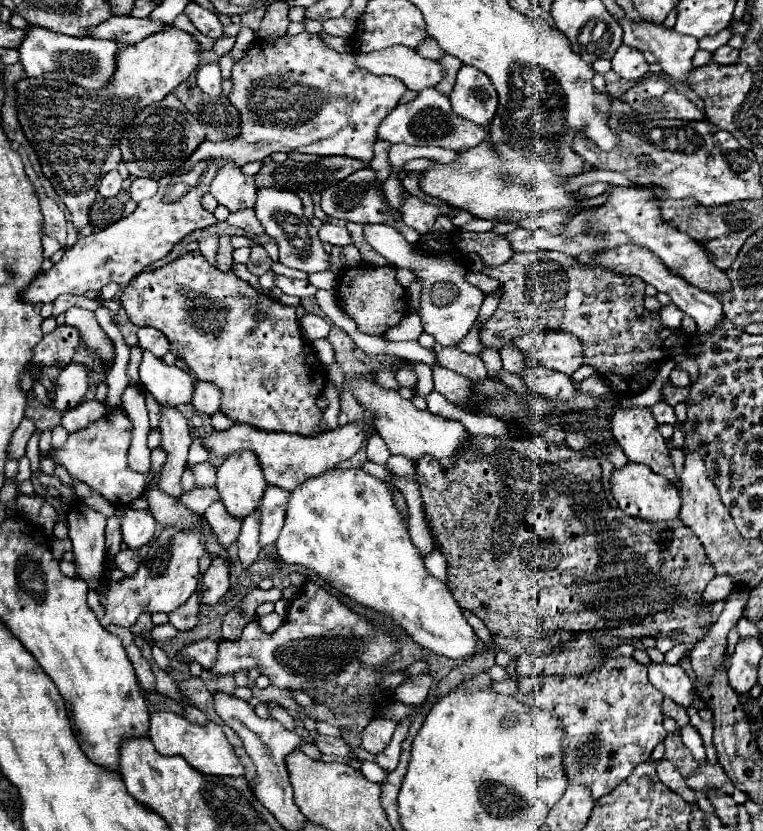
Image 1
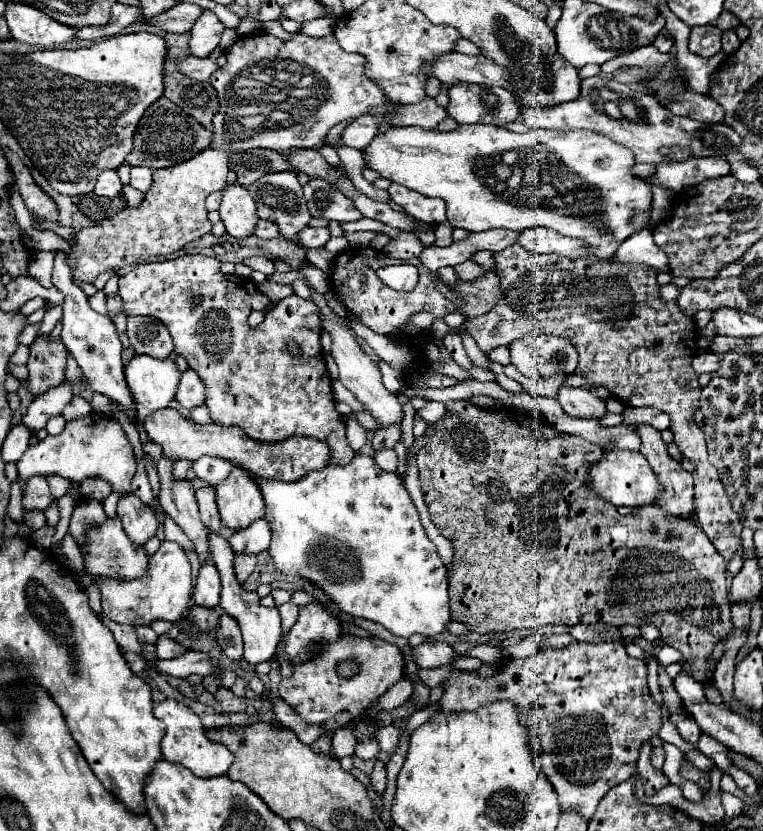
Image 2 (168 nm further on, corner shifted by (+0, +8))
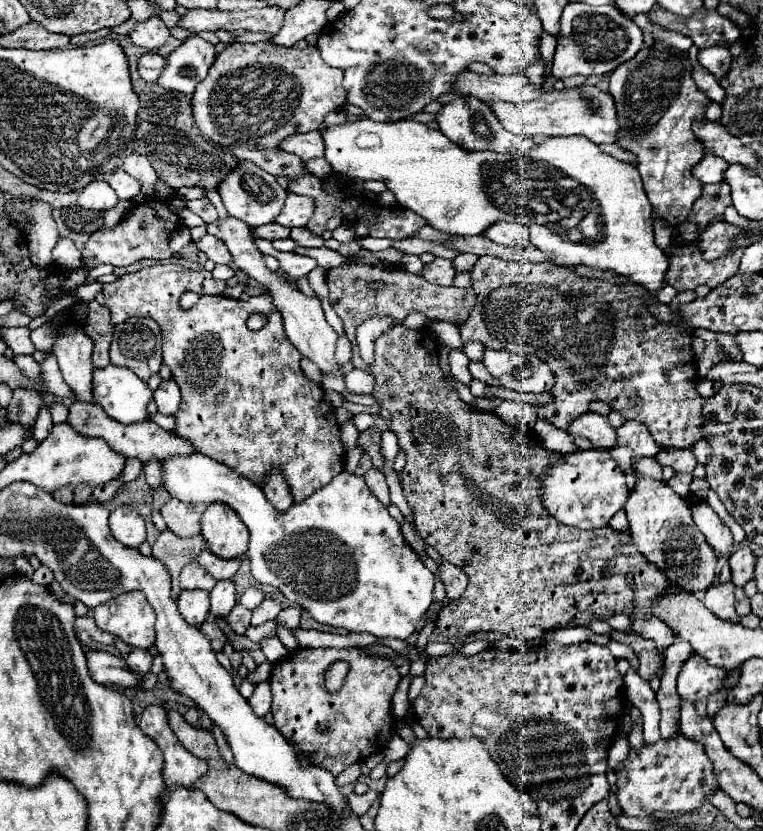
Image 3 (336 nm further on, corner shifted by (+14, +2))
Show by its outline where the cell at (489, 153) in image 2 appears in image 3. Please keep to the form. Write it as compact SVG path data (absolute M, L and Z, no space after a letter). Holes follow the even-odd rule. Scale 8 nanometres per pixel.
M361 118L357 122L343 122L343 124L337 124L337 126L321 126L321 136L323 136L323 142L325 142L325 160L331 164L333 172L341 174L341 176L349 176L349 178L357 178L357 180L383 180L385 186L395 194L397 202L403 206L403 208L409 208L417 214L421 214L429 226L437 228L437 230L443 230L443 232L449 232L453 236L477 236L477 234L483 234L483 230L487 226L491 226L493 222L499 222L499 220L509 220L509 222L519 222L523 226L527 226L531 230L531 242L541 248L543 252L549 252L555 256L555 260L559 264L585 264L585 266L591 266L591 268L601 268L601 270L615 270L617 274L621 276L627 276L631 278L635 284L641 284L645 286L651 294L655 294L657 290L663 288L665 284L665 272L669 270L669 260L667 256L663 254L663 250L653 242L653 218L651 218L651 204L647 200L647 194L643 192L643 182L641 182L641 176L637 172L637 168L633 164L627 164L627 162L621 162L613 156L607 156L599 150L597 144L589 142L587 138L583 136L559 136L559 138L551 138L543 144L537 144L537 148L533 148L531 156L517 156L517 154L497 154L497 152L469 152L465 148L459 148L457 144L453 144L443 132L439 130L431 130L427 128L425 124L419 124L415 120L401 120L401 122L373 122L369 118ZM587 216L595 216L597 218L597 232L595 234L569 234L573 228L577 228Z

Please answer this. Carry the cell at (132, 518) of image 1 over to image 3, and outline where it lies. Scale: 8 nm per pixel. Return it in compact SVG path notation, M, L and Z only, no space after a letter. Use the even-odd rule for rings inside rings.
M127 506L115 508L111 512L109 526L115 540L119 540L127 548L137 548L141 542L145 542L145 522L141 514L133 508Z

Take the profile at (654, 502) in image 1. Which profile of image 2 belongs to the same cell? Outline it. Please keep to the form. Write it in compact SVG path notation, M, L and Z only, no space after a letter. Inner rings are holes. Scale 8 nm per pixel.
M611 452L605 454L599 464L591 468L591 482L593 490L613 506L643 506L655 504L663 494L663 484L651 470L647 458L639 452Z

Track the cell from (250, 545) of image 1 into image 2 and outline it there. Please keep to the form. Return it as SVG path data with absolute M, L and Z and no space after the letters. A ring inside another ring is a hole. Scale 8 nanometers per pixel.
M237 554L235 556L235 574L237 574L237 580L243 584L247 580L247 576L253 572L257 564L257 556L253 554Z

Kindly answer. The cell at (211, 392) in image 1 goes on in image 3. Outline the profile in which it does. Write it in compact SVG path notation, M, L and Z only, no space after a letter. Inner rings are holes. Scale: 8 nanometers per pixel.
M161 380L159 388L153 392L153 400L157 404L157 412L175 414L181 402L181 392L175 380Z

